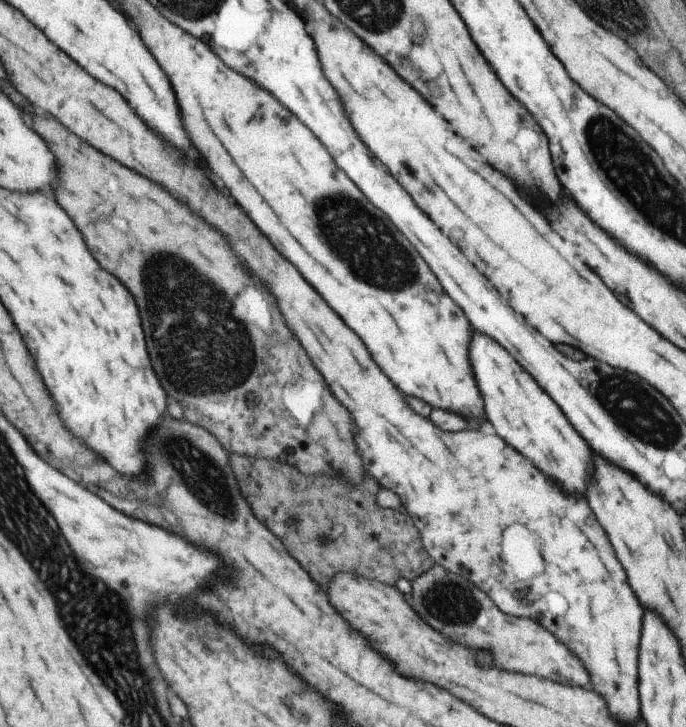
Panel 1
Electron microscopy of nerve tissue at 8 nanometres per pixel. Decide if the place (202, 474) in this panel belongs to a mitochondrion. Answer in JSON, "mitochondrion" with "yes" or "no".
{"mitochondrion":"yes"}

